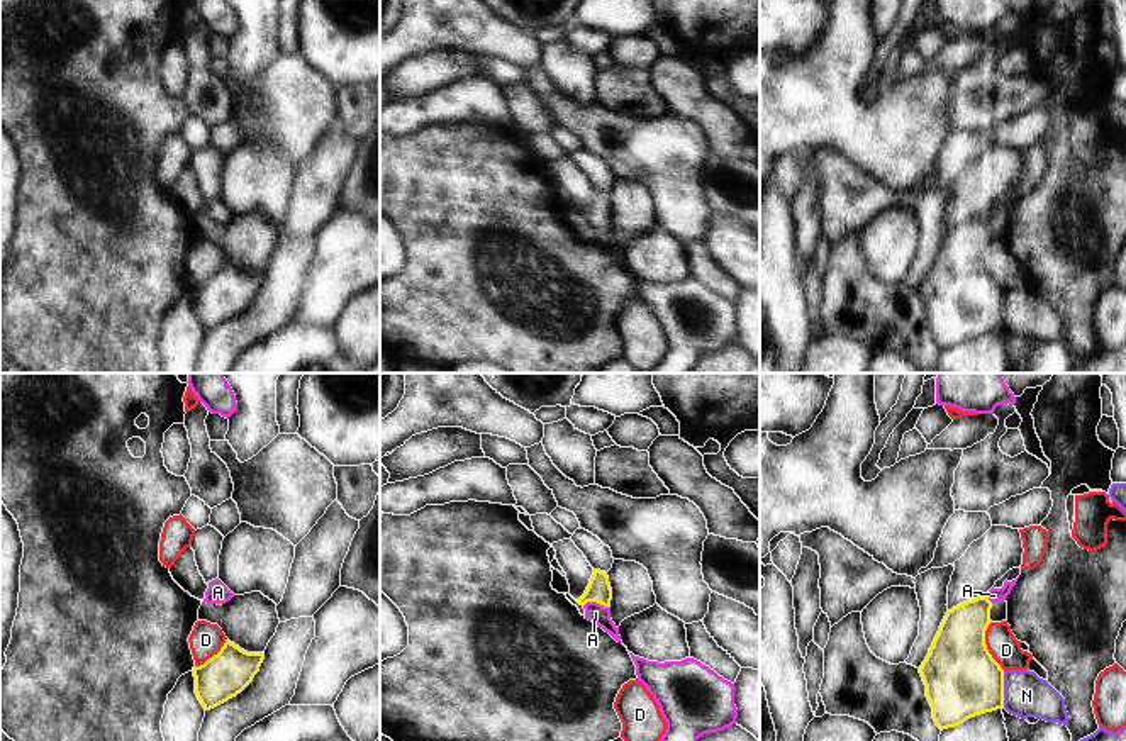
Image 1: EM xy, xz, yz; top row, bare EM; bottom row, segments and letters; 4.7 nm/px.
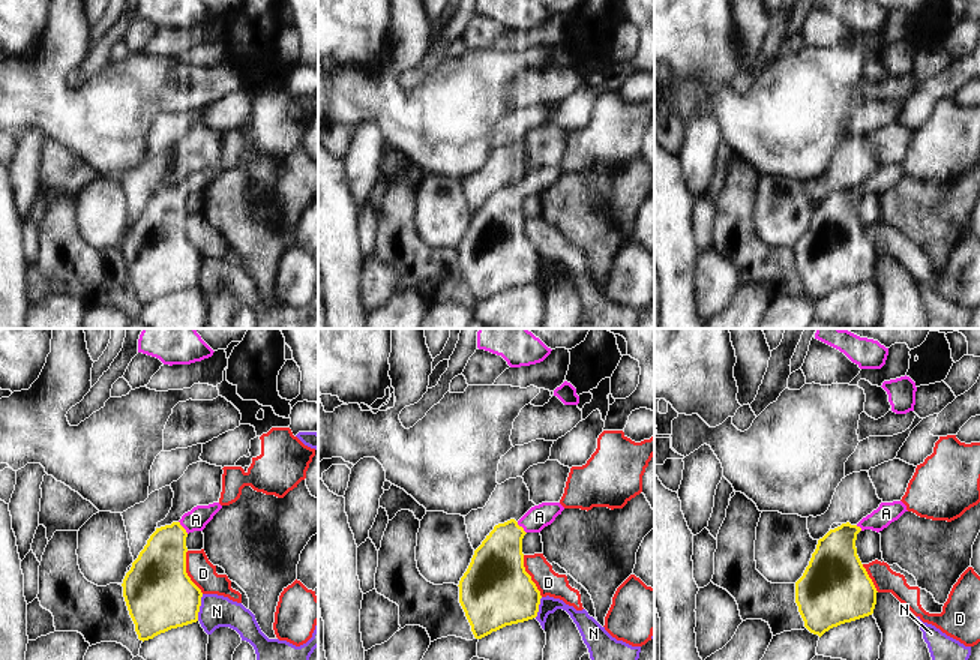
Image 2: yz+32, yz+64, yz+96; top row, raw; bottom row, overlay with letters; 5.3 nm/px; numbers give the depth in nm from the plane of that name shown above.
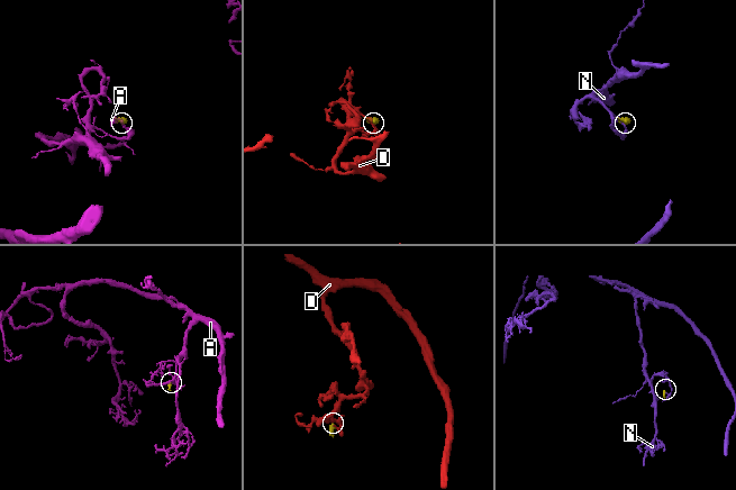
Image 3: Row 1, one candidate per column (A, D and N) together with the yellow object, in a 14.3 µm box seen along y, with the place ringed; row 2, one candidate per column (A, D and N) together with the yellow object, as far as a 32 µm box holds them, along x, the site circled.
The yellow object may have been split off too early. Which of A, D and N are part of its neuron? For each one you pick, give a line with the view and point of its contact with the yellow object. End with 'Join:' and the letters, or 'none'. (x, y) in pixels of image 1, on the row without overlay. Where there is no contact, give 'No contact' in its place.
A: Touches yellow at xz (597, 222)
Join: A.

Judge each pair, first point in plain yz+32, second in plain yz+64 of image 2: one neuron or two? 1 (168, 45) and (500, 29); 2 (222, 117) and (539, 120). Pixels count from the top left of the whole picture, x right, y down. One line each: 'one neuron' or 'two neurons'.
1: two neurons
2: two neurons

